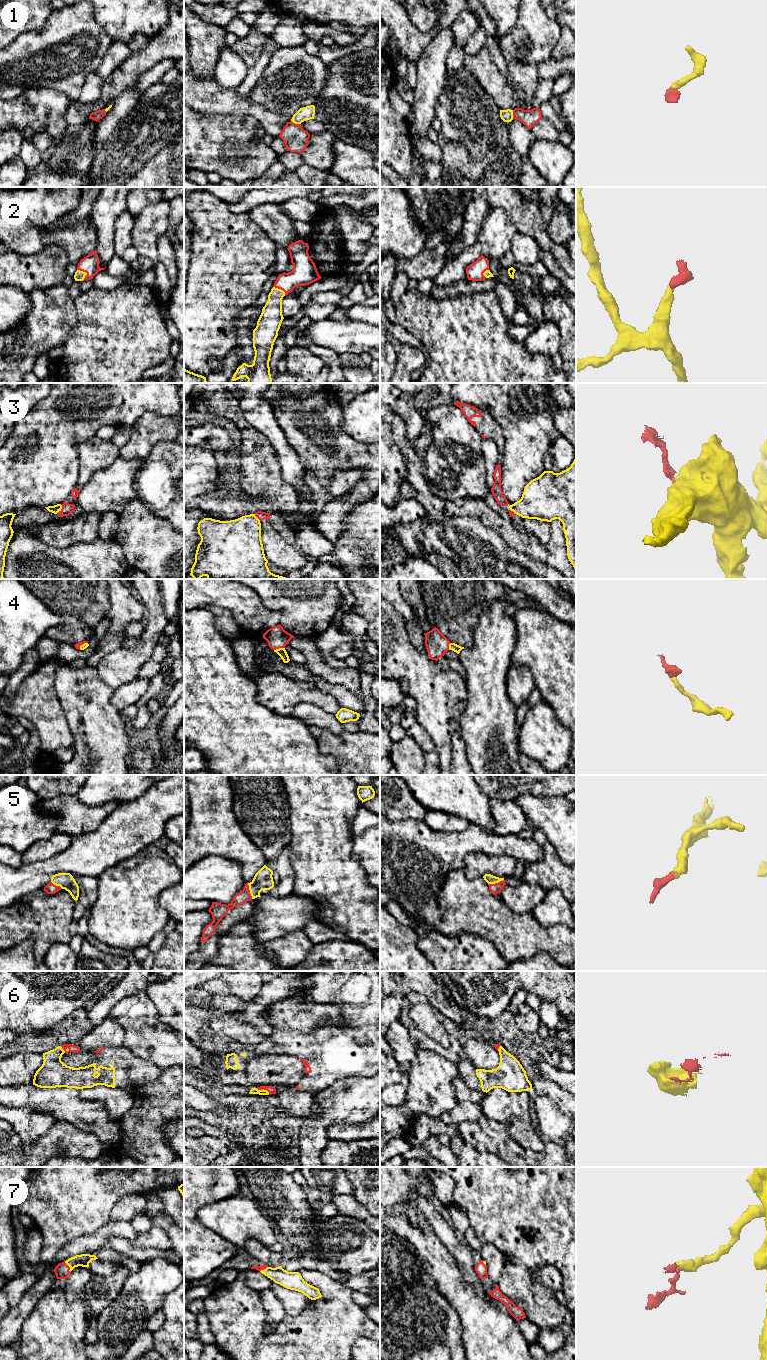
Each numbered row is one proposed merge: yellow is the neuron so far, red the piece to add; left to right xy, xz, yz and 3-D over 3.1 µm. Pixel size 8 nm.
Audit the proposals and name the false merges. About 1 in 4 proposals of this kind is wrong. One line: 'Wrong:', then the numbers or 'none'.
Wrong: 3

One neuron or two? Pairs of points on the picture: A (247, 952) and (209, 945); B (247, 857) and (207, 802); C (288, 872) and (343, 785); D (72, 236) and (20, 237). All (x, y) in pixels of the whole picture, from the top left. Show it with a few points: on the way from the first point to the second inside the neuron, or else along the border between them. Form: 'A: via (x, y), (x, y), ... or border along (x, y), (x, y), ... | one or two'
A: border along (231, 927), (220, 936), (218, 952), (210, 960) | two
B: via (233, 843), (212, 822), (211, 816) | one
C: border along (288, 845), (289, 859), (293, 869), (294, 889) | two
D: via (59, 236), (33, 237) | one

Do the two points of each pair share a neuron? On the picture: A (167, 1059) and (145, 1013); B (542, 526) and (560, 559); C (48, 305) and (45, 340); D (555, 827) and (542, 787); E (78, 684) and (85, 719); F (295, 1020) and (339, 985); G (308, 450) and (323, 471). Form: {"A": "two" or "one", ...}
{"A": "one", "B": "two", "C": "one", "D": "two", "E": "one", "F": "two", "G": "one"}

